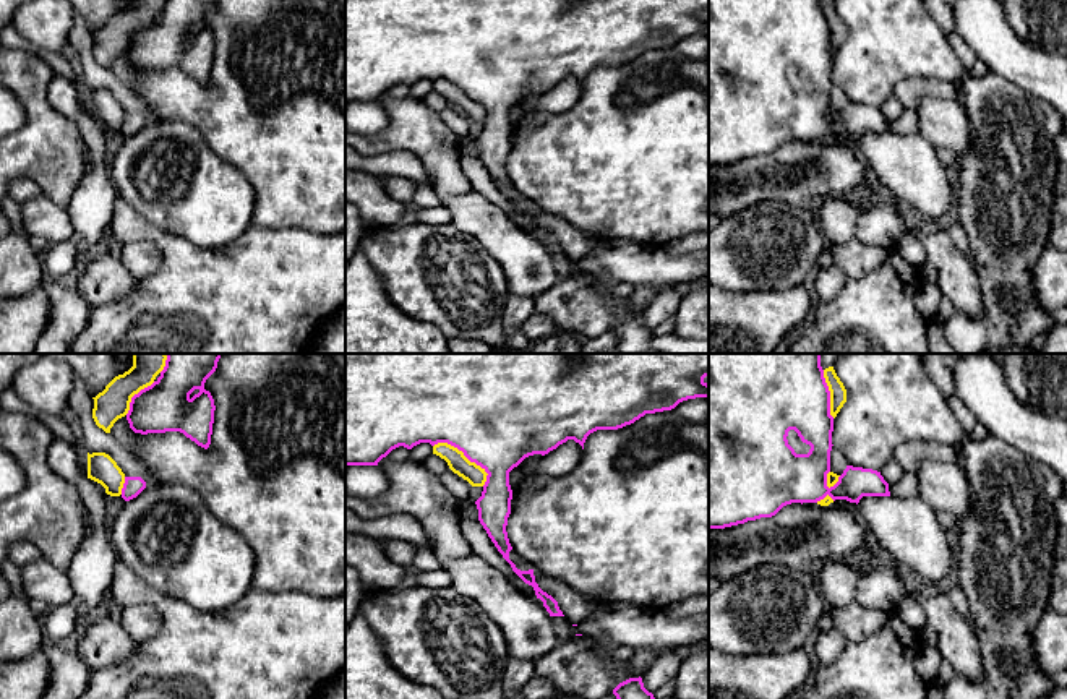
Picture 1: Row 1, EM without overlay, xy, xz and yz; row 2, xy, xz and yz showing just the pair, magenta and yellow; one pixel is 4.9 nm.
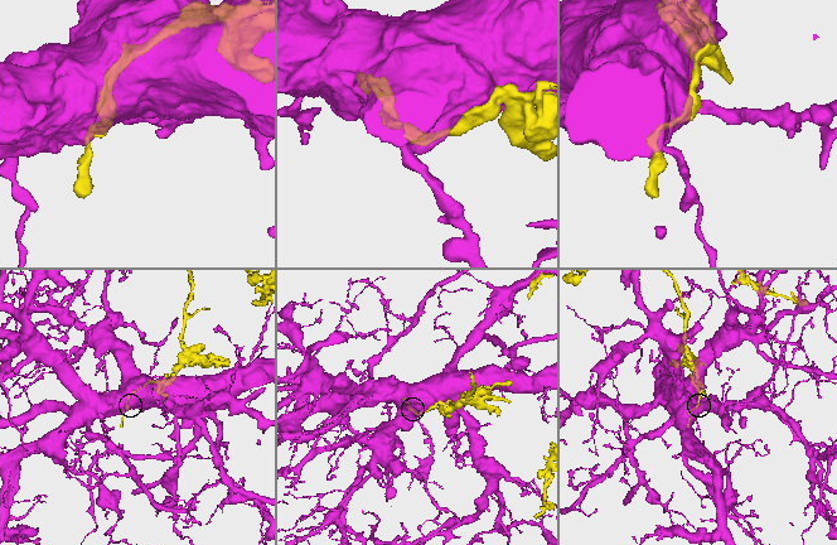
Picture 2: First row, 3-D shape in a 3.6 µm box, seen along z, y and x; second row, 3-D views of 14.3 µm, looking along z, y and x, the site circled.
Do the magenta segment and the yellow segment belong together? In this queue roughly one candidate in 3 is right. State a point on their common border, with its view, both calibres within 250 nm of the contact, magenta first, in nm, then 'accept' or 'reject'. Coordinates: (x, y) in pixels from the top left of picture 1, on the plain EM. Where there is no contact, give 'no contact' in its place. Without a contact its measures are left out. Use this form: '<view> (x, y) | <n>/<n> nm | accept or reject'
xz (466, 93) | 480/100 nm | reject

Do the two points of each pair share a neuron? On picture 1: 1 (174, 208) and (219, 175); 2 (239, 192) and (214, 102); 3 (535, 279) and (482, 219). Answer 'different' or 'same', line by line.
1: same
2: different
3: same

